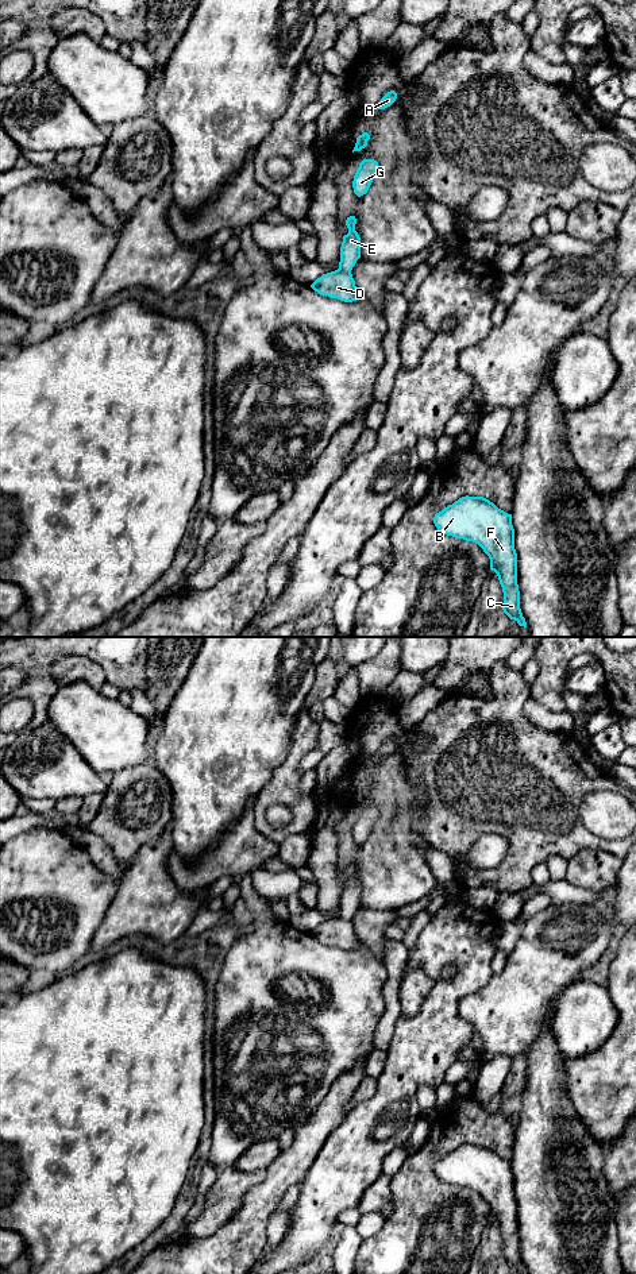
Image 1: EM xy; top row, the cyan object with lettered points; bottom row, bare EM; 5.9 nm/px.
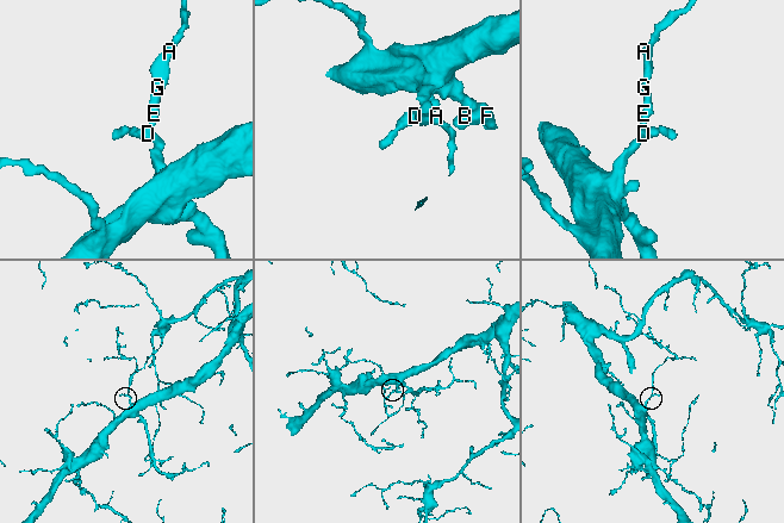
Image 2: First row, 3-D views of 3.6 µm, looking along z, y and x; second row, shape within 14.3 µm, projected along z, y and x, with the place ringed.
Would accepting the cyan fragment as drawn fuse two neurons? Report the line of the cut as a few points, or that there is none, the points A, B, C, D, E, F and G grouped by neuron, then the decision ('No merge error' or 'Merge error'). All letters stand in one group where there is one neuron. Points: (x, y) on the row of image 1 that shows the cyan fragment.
No split. Groups: A B C D E F G. No merge error

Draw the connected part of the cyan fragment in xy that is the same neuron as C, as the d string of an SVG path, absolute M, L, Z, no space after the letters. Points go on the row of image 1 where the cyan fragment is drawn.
M466 495L436 513L433 524L443 534L473 541L483 549L502 587L504 613L527 628L520 609L512 514L483 497Z

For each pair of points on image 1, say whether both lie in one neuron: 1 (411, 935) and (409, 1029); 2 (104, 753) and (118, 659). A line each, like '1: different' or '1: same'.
1: different
2: different

